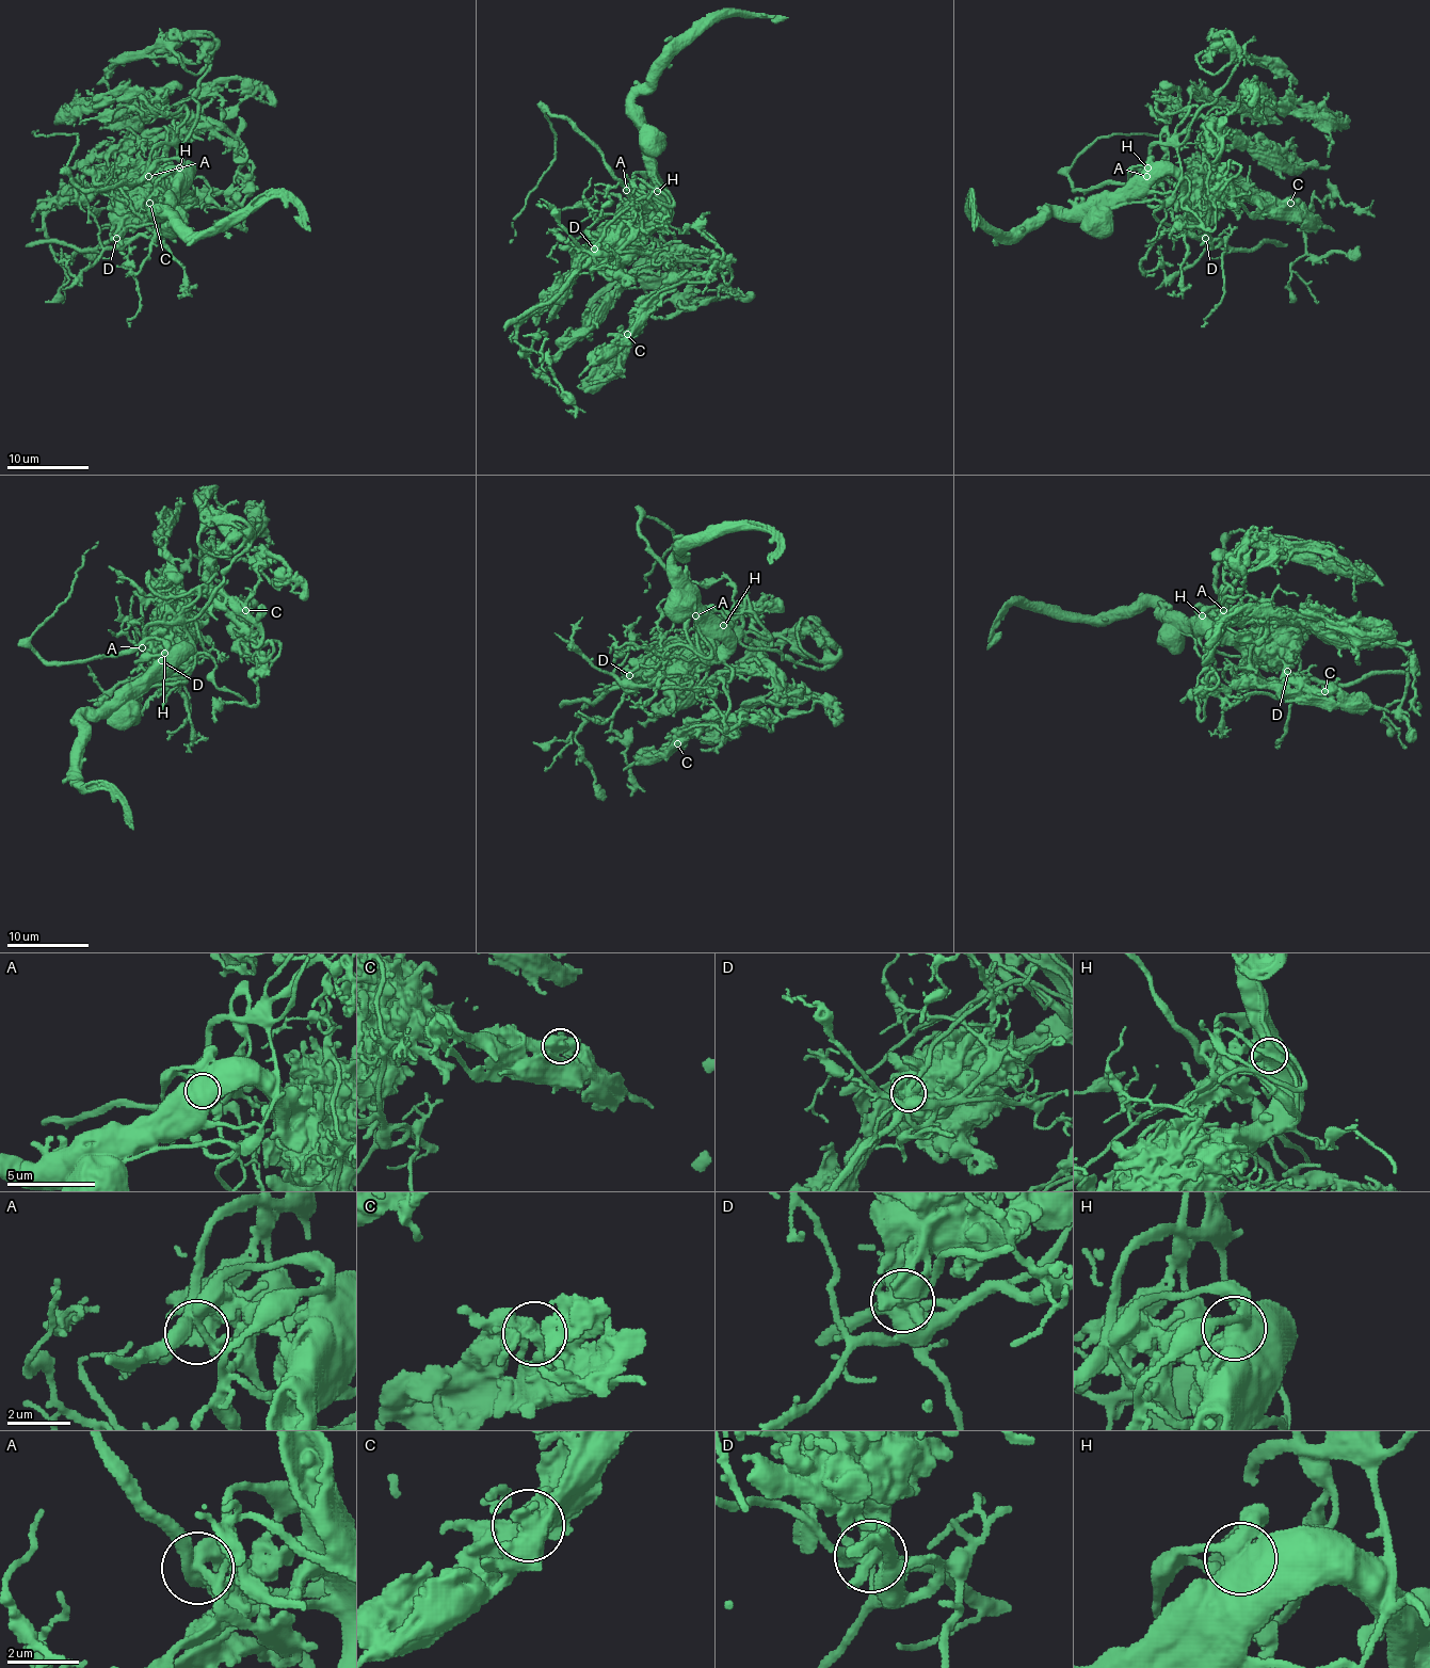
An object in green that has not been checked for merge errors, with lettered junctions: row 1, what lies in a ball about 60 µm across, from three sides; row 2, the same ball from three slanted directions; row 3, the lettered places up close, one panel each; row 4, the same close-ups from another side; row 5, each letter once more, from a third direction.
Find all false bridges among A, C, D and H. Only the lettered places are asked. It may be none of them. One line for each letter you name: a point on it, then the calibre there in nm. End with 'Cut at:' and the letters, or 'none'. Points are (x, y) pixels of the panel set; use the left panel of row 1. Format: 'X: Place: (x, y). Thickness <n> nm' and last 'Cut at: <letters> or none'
D: Place: (116, 238). Thickness 500 nm
H: Place: (179, 167). Thickness 550 nm
Cut at: D, H

